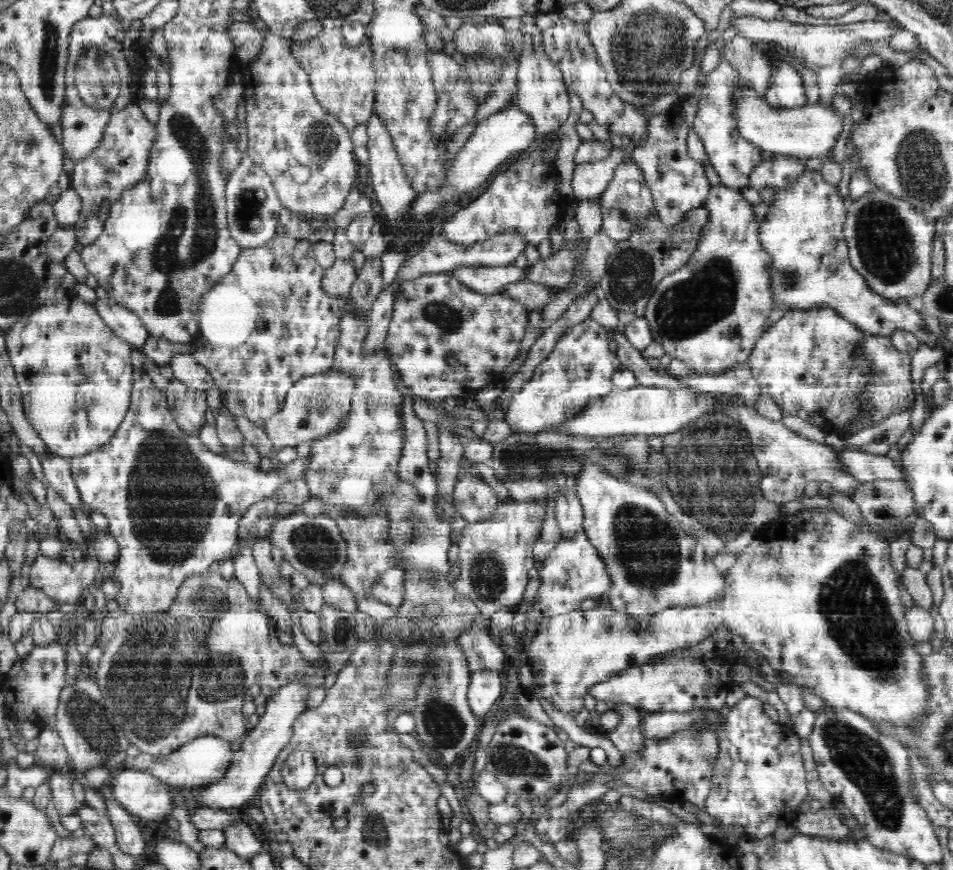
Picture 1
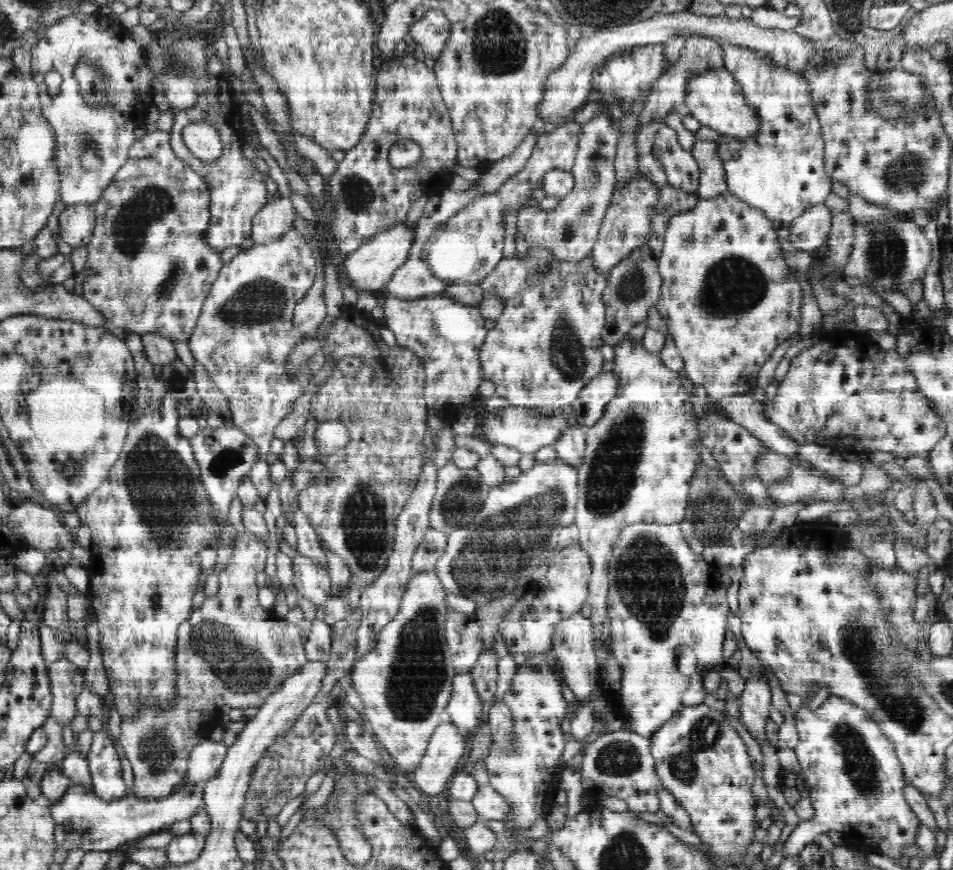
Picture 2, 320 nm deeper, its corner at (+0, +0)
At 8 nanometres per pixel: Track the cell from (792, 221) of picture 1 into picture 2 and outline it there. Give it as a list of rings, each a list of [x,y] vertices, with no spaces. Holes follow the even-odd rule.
[[[825,203],[816,204],[806,209],[804,214],[792,220],[792,224],[784,233],[792,244],[810,256],[816,258],[817,248],[829,238],[831,231],[831,212]]]

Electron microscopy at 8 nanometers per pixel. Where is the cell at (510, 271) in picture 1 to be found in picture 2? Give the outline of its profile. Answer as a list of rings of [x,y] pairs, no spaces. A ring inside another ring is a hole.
[[[410,256],[391,276],[390,282],[386,285],[386,290],[388,290],[389,296],[408,300],[408,298],[438,295],[448,285],[452,284],[452,282],[436,278],[432,269],[421,257]]]

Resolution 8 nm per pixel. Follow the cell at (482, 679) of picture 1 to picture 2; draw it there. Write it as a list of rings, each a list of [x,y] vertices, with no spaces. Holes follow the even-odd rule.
[[[457,673],[449,703],[446,705],[445,719],[460,732],[469,734],[469,731],[478,726],[484,710],[486,707],[478,696],[471,673]]]

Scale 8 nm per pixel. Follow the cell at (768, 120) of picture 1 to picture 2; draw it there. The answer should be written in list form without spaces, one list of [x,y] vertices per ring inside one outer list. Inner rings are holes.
[[[722,67],[702,71],[689,78],[684,102],[688,114],[722,135],[747,139],[759,129],[761,118],[751,109],[752,106],[747,105],[741,86],[732,74]]]

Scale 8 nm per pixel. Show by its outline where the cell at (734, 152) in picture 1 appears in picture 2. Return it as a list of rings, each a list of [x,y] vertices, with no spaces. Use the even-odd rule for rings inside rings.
[[[697,140],[693,145],[691,154],[700,169],[696,193],[700,198],[712,198],[726,193],[726,175],[721,160],[718,159],[717,143]]]

